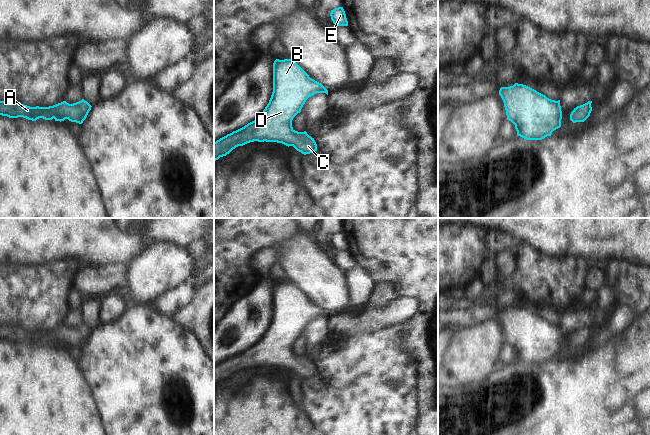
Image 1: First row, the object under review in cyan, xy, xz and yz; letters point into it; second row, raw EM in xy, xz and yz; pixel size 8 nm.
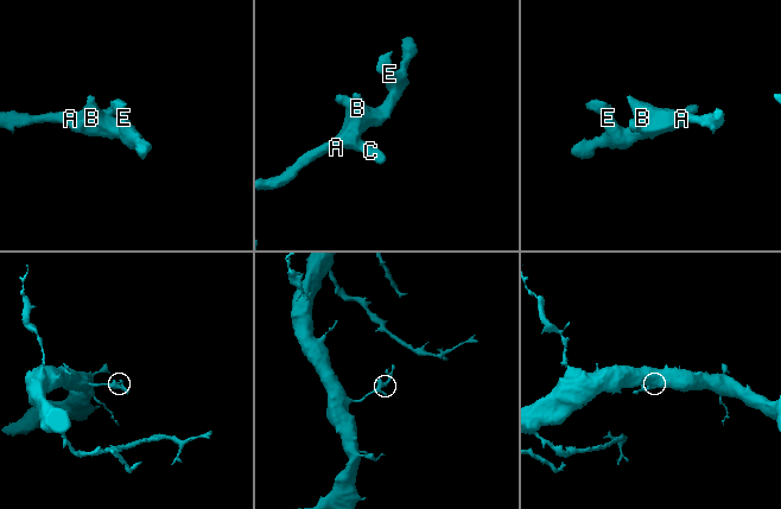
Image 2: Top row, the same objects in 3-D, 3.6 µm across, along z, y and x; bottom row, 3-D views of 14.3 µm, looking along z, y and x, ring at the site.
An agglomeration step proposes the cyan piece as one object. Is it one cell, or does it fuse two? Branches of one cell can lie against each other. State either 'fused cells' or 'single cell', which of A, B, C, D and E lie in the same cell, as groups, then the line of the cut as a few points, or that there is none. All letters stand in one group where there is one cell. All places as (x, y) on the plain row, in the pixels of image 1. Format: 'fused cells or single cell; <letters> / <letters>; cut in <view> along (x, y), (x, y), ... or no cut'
single cell; A B C D E; no cut

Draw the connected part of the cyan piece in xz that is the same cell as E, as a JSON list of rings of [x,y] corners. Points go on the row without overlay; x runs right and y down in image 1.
[[[343,231],[331,234],[330,240],[334,248],[338,250],[348,250],[348,245]]]

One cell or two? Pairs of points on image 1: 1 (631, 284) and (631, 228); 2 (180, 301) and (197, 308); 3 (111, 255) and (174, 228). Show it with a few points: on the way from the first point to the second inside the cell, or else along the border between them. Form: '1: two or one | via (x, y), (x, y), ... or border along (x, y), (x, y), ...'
1: two | border along (619, 259), (628, 259), (639, 265)
2: two | border along (195, 288), (192, 298), (172, 315)
3: two | border along (127, 231), (147, 242)

